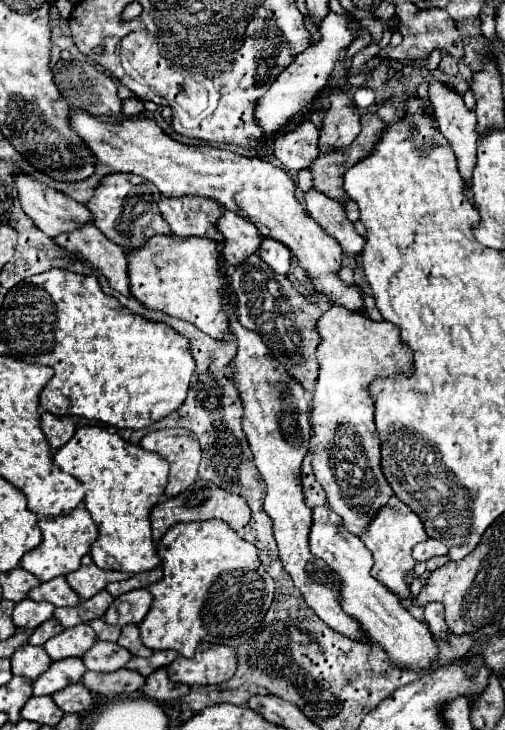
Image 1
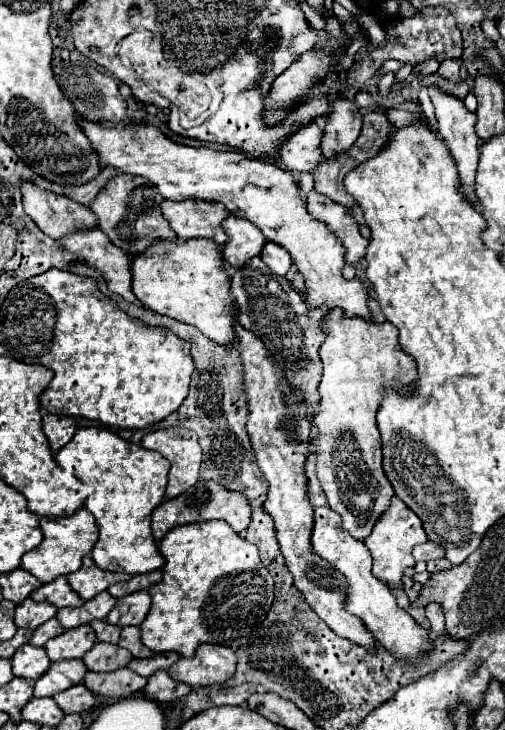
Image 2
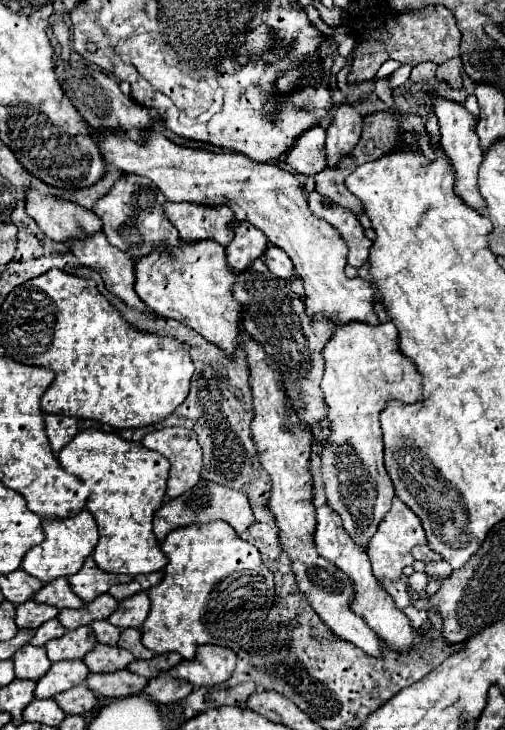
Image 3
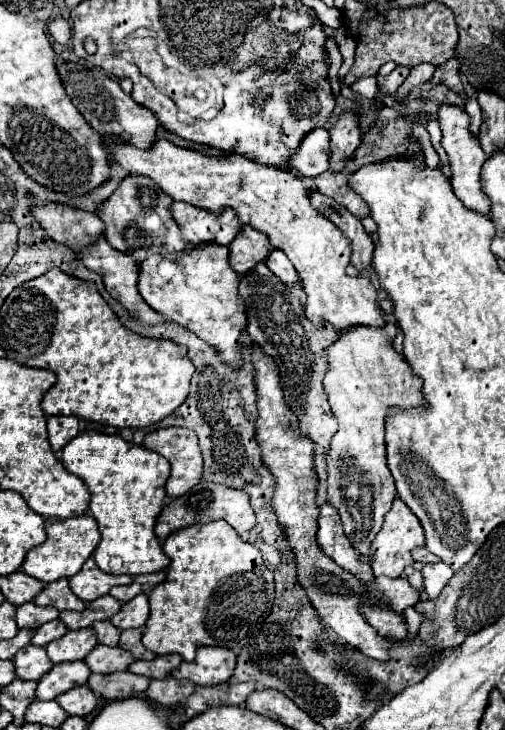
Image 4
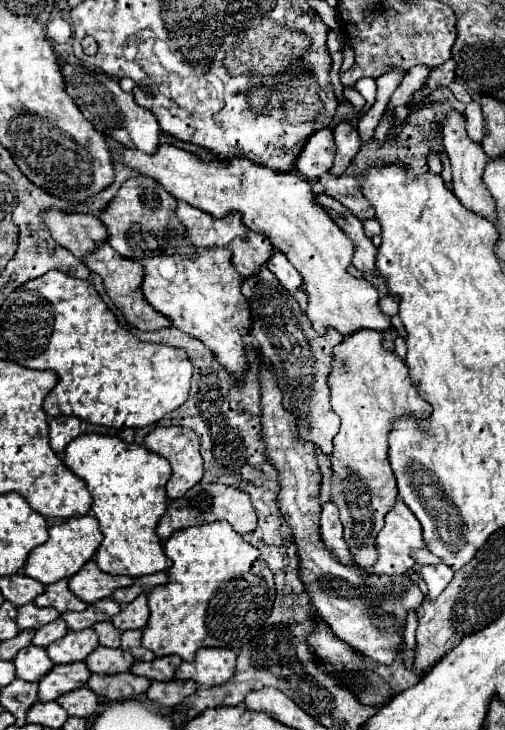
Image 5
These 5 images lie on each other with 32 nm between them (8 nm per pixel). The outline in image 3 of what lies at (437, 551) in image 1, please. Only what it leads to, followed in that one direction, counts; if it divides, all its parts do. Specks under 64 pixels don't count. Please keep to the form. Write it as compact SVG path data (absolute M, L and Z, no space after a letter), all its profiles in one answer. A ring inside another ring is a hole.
M424 544L424 546L416 546L416 548L412 550L412 556L414 556L416 560L422 560L422 562L434 562L434 560L440 560L440 556L436 556L436 552L432 552L426 544Z

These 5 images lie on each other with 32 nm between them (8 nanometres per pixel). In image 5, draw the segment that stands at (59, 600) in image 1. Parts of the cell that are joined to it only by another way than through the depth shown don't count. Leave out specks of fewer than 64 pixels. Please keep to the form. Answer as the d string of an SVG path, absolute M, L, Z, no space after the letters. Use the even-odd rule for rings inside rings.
M58 580L56 584L48 584L44 594L40 594L34 600L34 604L40 608L56 608L60 614L64 614L68 610L84 610L86 608L86 604L70 592L68 580Z

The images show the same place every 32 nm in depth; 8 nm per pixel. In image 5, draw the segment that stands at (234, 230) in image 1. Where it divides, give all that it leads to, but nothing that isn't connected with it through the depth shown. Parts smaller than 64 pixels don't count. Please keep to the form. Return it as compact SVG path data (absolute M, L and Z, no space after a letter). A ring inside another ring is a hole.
M252 232L248 240L234 240L230 246L234 252L232 264L244 278L256 276L260 268L266 266L274 254L274 246L270 244L270 240L256 232Z

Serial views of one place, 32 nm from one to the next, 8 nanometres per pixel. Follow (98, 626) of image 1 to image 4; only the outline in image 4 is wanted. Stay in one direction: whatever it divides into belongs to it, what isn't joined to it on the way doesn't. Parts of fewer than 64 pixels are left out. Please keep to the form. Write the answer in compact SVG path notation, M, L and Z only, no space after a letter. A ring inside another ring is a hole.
M110 620L96 622L96 624L92 624L92 628L96 630L98 642L100 642L100 644L106 644L106 646L118 646L118 640L120 640L122 630L118 630L116 626L112 626Z

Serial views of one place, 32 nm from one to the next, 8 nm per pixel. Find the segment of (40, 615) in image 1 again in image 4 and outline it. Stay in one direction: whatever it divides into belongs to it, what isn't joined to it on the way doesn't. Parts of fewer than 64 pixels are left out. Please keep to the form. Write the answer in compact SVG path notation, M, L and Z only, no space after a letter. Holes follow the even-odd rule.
M34 602L22 604L16 612L16 624L18 628L40 628L42 624L56 620L60 616L60 612L52 606L36 606Z

